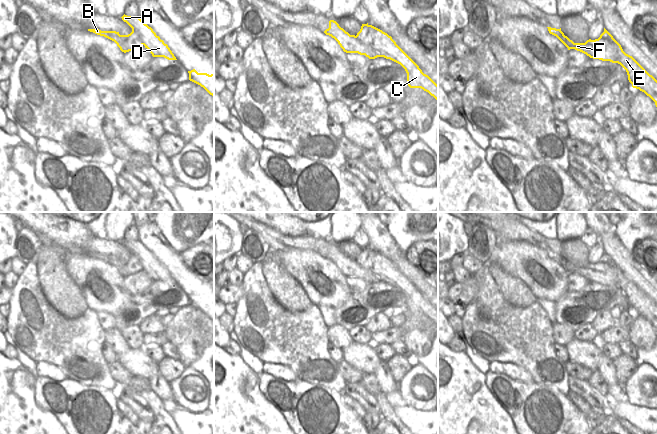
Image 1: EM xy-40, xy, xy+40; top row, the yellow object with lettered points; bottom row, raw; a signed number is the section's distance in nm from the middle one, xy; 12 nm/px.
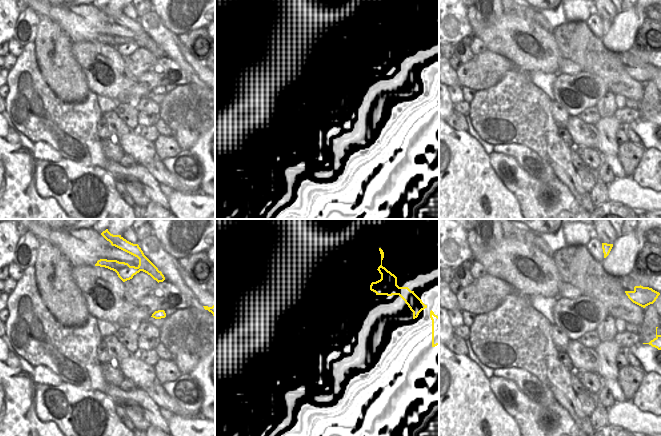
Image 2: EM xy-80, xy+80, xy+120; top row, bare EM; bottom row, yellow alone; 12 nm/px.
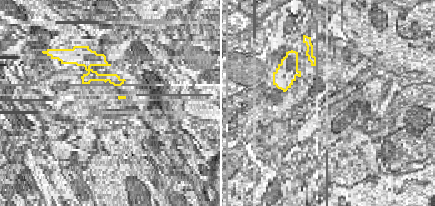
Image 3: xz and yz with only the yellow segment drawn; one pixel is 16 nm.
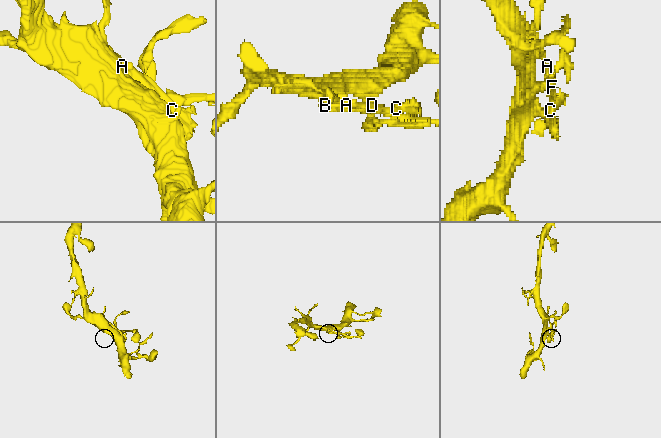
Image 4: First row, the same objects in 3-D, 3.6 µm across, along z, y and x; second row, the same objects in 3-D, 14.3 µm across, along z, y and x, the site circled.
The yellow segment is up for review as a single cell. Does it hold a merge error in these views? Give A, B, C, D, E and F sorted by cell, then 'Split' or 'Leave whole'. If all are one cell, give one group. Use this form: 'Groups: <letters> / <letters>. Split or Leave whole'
Groups: A C D E / B F. Split.

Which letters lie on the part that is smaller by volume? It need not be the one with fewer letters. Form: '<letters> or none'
A, C, D, E

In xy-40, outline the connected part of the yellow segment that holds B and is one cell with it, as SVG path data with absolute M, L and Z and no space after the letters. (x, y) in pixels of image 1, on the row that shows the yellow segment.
M88 29L88 31L114 41L124 53L138 49L143 45L143 41L135 31L132 31L128 35L120 35L116 31L101 31L99 29Z

